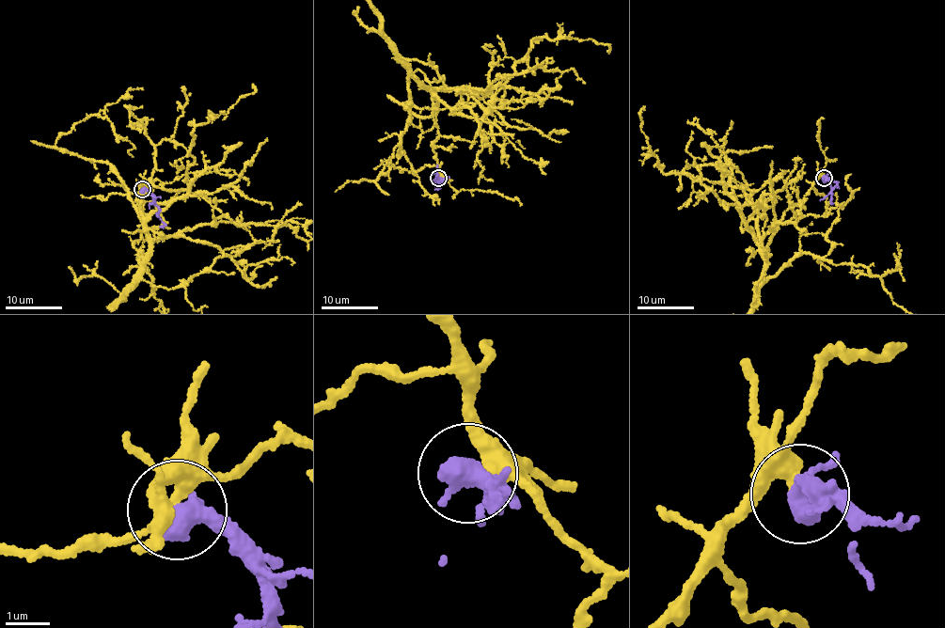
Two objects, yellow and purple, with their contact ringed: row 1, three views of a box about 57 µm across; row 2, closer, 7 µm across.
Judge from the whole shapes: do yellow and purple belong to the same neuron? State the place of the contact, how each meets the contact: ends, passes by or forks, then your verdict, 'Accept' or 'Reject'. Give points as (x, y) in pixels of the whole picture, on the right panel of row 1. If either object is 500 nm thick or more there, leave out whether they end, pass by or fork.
Place: (824, 178). At the ring yellow forks. At the ring purple passes by. Reject

